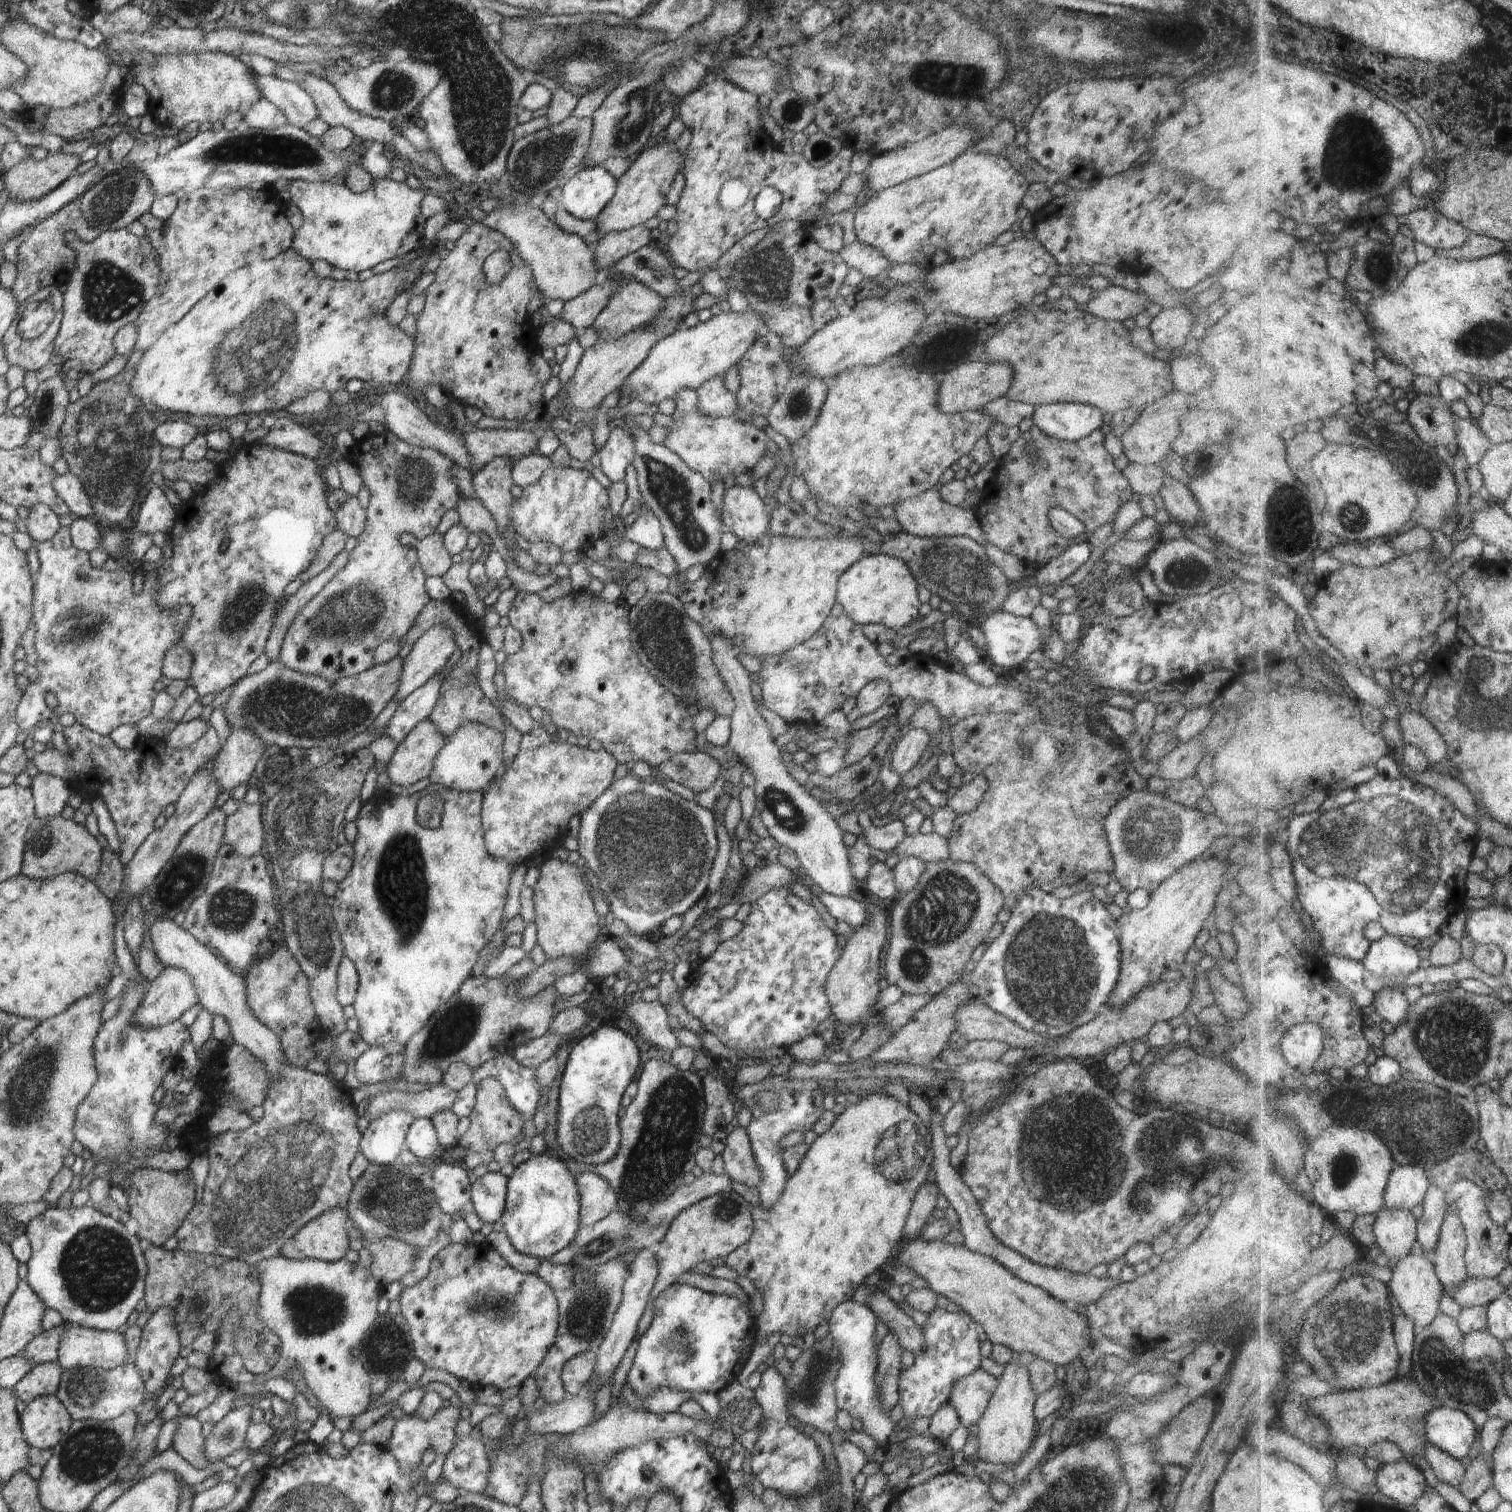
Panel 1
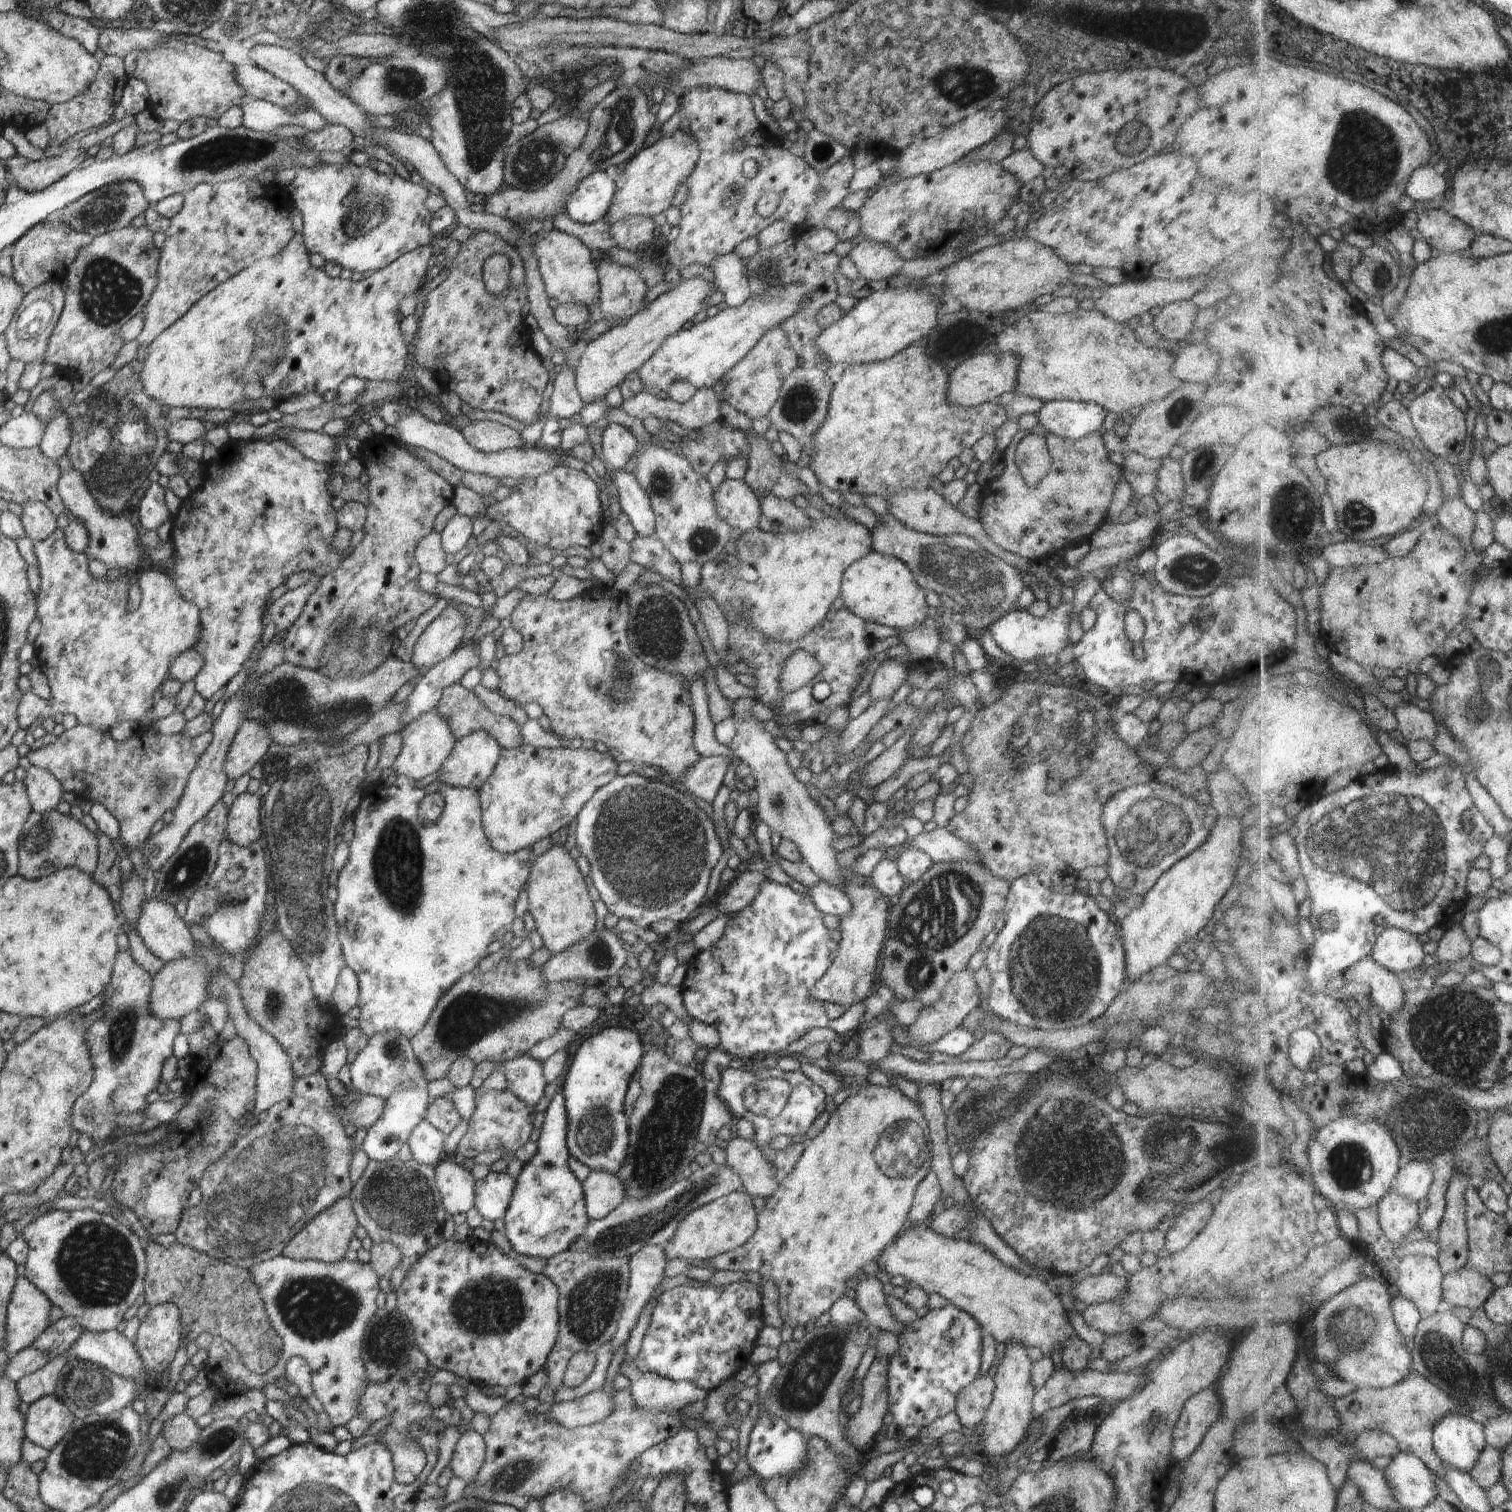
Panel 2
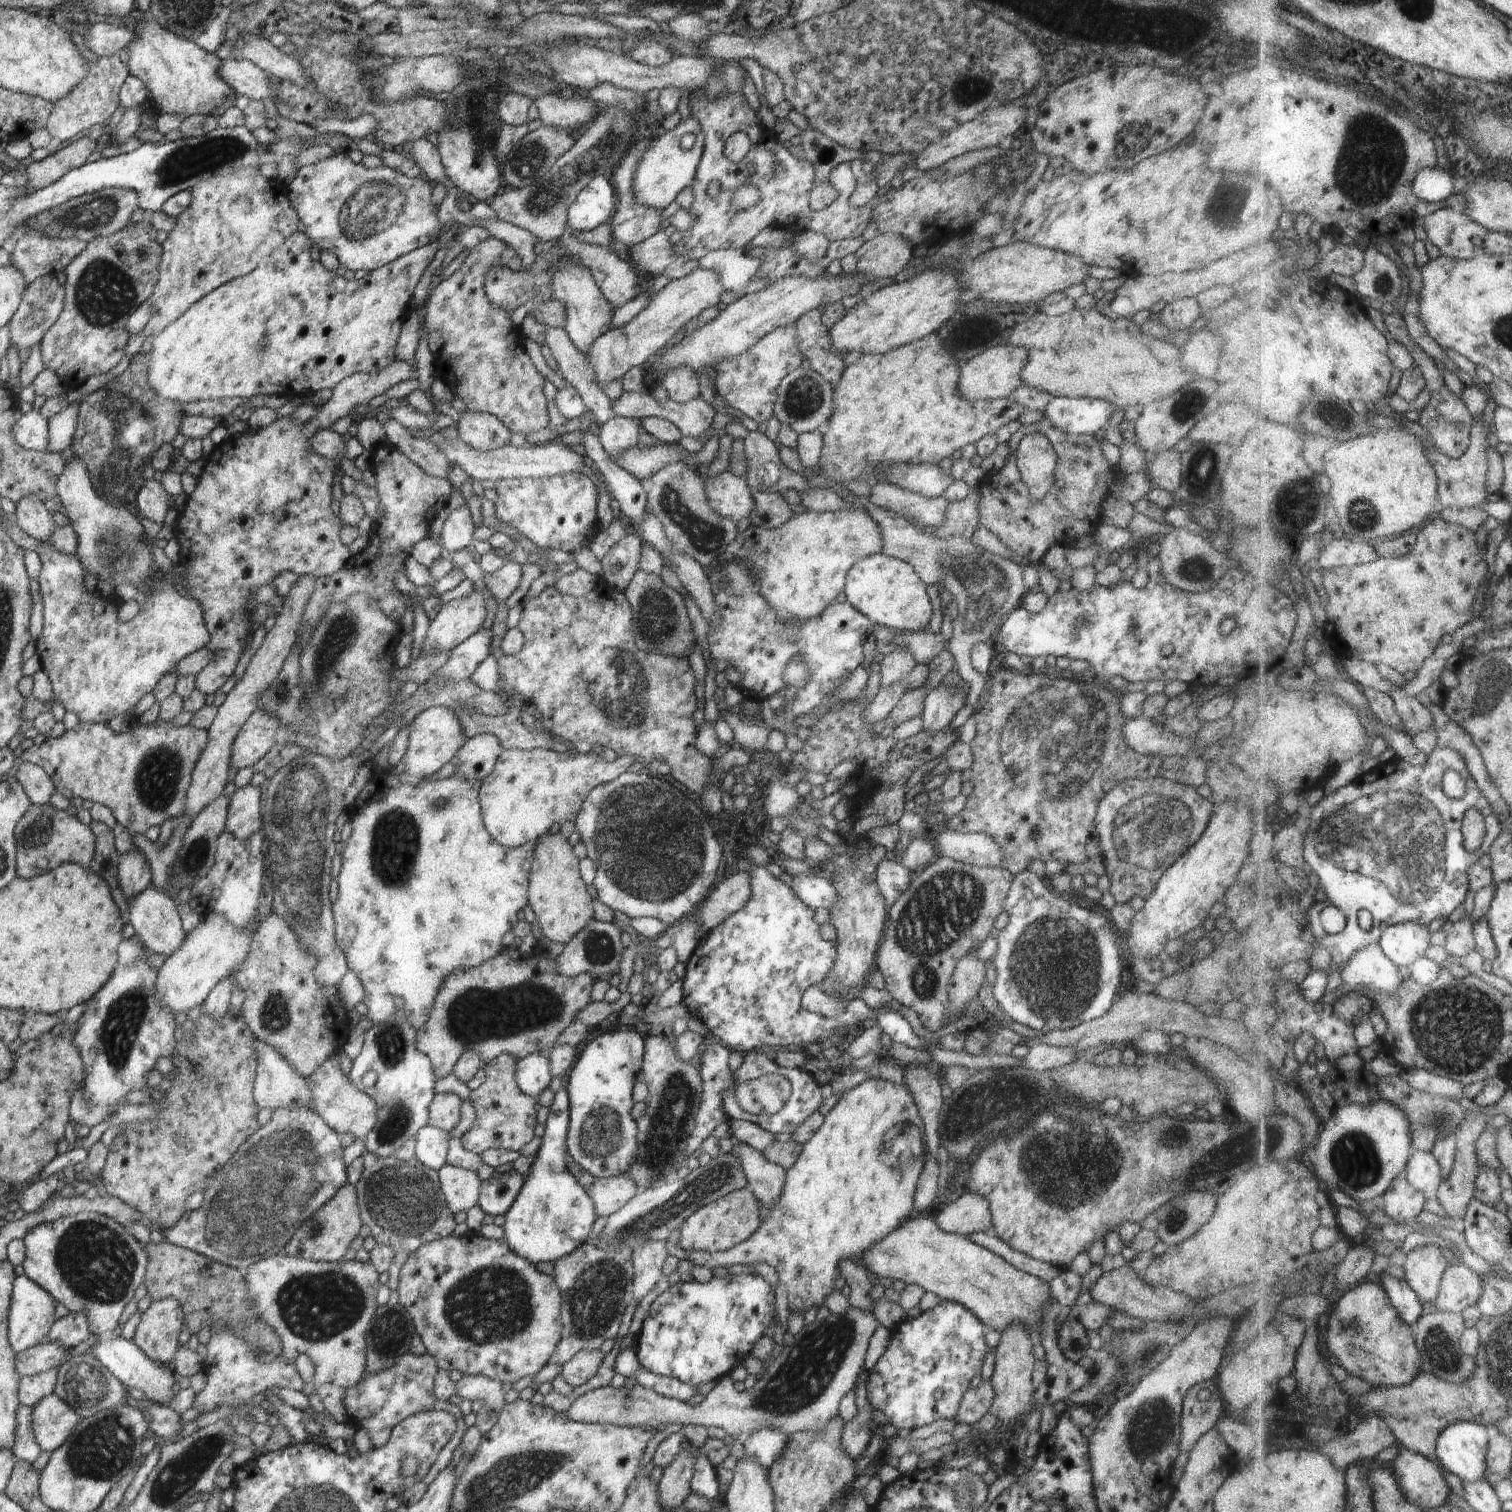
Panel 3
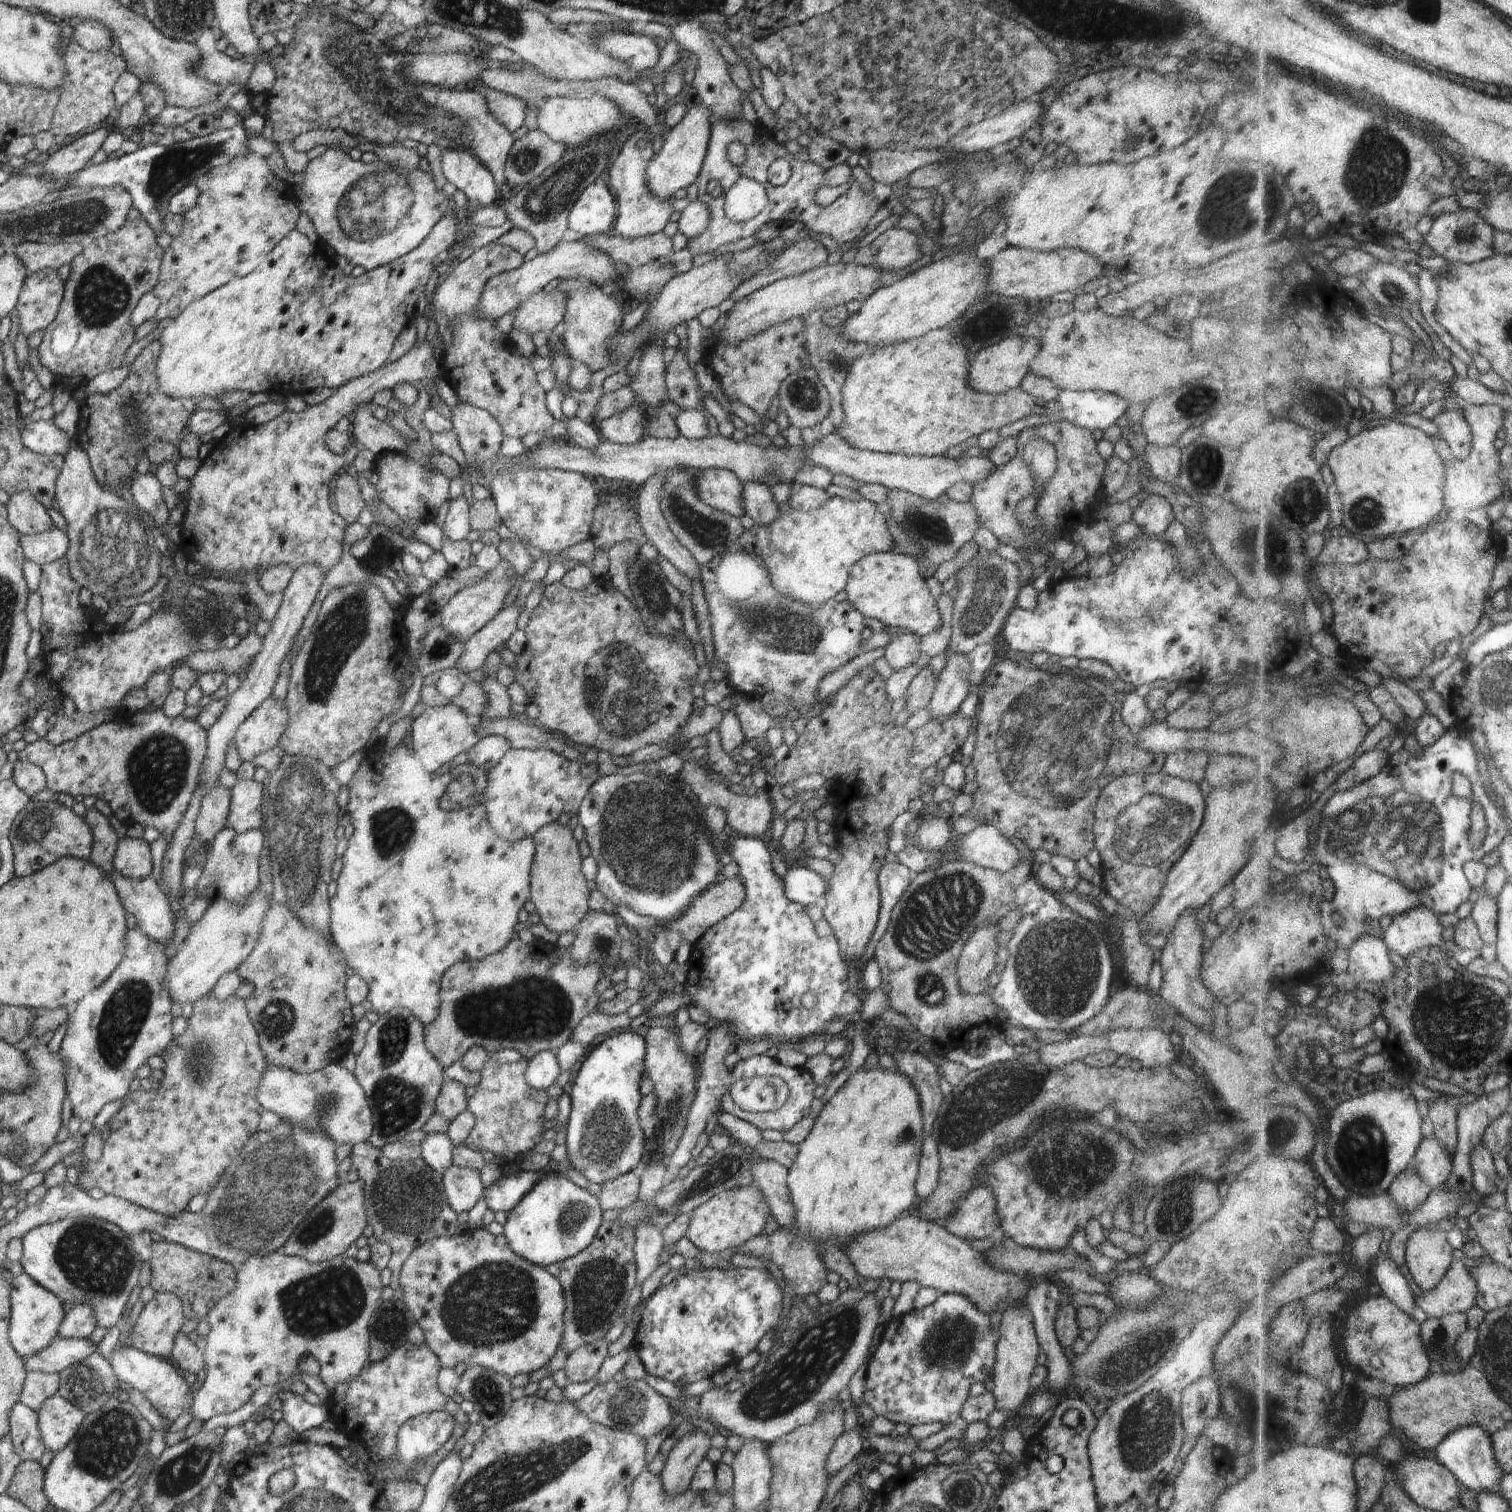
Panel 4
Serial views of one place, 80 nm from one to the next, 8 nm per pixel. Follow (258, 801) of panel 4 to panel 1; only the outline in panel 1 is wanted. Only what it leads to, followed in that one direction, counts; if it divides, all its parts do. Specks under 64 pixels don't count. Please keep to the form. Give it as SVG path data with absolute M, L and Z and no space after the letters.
M243 801L236 812L225 818L225 833L221 842L249 857L261 852L264 835L261 806Z

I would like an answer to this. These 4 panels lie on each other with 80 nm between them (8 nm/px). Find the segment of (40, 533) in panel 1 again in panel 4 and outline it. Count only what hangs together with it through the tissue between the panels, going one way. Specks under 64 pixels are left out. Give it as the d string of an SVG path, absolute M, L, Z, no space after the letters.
M29 490L14 493L6 506L8 522L22 535L46 532L53 526L46 509Z

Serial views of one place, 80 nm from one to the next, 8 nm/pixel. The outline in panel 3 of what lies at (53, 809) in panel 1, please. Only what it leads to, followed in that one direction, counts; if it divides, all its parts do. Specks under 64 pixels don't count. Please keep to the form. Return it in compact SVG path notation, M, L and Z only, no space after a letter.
M23 762L18 770L16 778L26 791L31 804L42 806L50 803L50 796L55 788L44 769L35 764Z

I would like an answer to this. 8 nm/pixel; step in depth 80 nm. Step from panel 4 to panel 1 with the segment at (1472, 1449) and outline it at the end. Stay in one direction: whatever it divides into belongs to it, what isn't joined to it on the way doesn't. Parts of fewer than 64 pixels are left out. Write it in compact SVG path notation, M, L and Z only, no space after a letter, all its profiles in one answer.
M1440 1405L1427 1417L1429 1442L1453 1454L1458 1460L1470 1462L1470 1452L1480 1439L1480 1426L1466 1411Z

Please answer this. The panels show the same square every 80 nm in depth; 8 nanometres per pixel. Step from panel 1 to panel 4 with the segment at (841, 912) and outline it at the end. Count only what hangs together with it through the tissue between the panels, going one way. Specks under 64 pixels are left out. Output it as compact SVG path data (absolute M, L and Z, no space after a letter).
M799 864L788 869L782 880L786 898L802 906L822 905L828 884L817 872Z

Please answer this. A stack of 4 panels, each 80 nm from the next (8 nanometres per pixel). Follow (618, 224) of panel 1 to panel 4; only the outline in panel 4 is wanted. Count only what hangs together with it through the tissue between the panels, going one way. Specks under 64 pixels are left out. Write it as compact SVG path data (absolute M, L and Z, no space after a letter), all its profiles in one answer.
M700 101L688 105L684 118L664 137L664 142L657 143L652 160L647 166L647 185L653 197L670 199L680 188L687 188L696 182L702 170L711 140L711 112Z

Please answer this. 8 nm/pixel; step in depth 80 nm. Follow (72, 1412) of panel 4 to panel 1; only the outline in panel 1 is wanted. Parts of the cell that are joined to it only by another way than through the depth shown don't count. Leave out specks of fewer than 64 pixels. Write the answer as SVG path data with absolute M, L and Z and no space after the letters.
M56 1395L35 1398L19 1414L25 1441L30 1447L53 1449L73 1423Z

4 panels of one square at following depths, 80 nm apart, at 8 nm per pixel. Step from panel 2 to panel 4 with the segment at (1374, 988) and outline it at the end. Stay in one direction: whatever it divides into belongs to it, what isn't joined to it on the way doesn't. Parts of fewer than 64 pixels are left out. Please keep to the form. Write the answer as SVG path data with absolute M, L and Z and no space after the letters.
M1361 936L1351 948L1348 972L1360 987L1369 981L1384 982L1394 978L1399 969L1394 966L1390 951L1383 937Z

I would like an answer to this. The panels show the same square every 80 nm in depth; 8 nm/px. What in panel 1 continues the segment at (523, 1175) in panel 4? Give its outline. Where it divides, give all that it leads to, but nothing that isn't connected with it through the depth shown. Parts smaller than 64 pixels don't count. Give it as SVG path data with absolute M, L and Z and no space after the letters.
M488 1171L471 1186L474 1211L483 1222L498 1222L506 1208L508 1178L502 1173Z

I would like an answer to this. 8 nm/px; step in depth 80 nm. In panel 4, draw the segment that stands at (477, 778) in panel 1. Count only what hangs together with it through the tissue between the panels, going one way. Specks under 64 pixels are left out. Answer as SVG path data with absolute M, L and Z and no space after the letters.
M488 735L478 740L468 751L469 761L488 774L489 770L492 770L500 762L510 748L511 742L506 737Z

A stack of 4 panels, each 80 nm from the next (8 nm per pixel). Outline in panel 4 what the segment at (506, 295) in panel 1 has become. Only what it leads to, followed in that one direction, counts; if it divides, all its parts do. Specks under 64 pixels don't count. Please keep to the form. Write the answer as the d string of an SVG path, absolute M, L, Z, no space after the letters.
M491 241L456 265L446 280L438 284L428 309L429 317L435 318L437 312L443 312L449 318L449 322L453 322L451 332L454 337L453 346L448 356L440 360L445 377L454 386L460 400L489 412L498 421L505 436L512 438L521 438L528 432L546 433L556 420L547 409L547 392L540 387L536 379L536 372L531 367L531 358L515 354L513 344L501 340L502 333L494 328L495 321L477 316L477 304L479 294L485 289L487 280L500 273L517 269L524 263L524 256L518 251Z

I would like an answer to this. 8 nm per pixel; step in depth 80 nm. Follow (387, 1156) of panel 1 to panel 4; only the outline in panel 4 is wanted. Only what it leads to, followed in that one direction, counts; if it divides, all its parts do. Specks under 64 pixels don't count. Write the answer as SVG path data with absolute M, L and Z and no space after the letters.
M394 1007L372 1024L366 1034L365 1045L355 1058L353 1073L365 1092L373 1116L374 1130L368 1141L377 1149L398 1142L414 1130L420 1130L435 1112L435 1100L440 1094L445 1074L441 1062L427 1049L423 1026L407 1008Z

